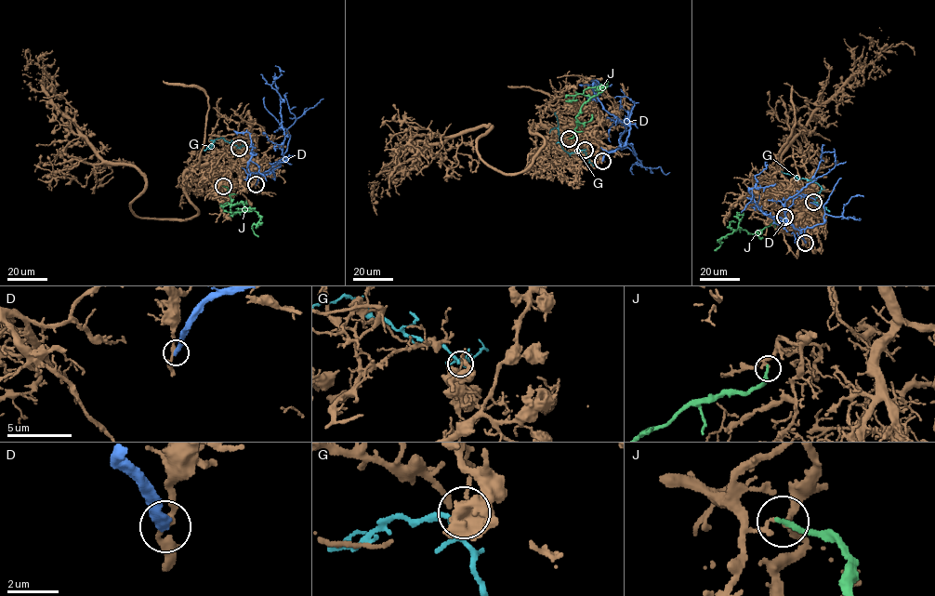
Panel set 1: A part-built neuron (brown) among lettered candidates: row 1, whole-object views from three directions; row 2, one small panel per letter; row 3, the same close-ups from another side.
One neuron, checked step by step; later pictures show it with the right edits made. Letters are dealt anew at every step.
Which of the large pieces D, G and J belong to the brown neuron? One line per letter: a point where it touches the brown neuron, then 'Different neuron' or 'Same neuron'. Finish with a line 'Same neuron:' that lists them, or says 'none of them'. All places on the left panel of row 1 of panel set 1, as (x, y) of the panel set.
D: Touches brown at (256, 184). Different neuron
G: Touches brown at (239, 148). Different neuron
J: Touches brown at (223, 186). Different neuron
Same neuron: none of them

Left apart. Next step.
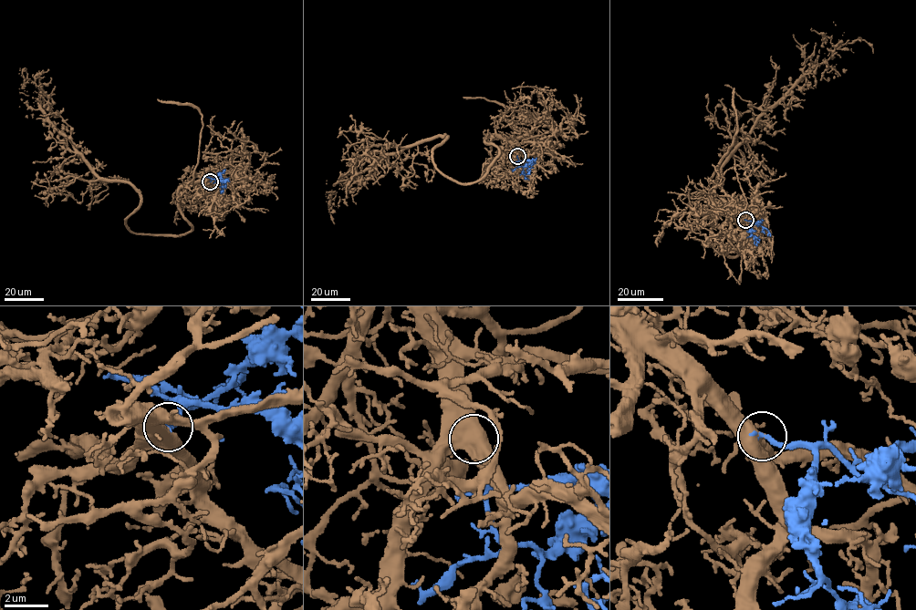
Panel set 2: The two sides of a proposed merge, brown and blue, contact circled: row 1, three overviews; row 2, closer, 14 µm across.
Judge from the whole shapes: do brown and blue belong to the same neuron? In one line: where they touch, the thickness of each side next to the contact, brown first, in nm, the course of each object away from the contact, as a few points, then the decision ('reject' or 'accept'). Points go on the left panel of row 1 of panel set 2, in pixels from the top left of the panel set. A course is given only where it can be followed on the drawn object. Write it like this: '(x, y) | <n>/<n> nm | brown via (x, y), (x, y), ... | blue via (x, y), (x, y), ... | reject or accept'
(210, 181) | 500/260 nm | brown via (210, 181), (179, 191), (192, 231), (130, 231), (140, 196), (94, 171), (26, 95), (27, 74) | blue via (210, 181), (220, 180), (224, 183), (223, 191), (220, 192) | accept

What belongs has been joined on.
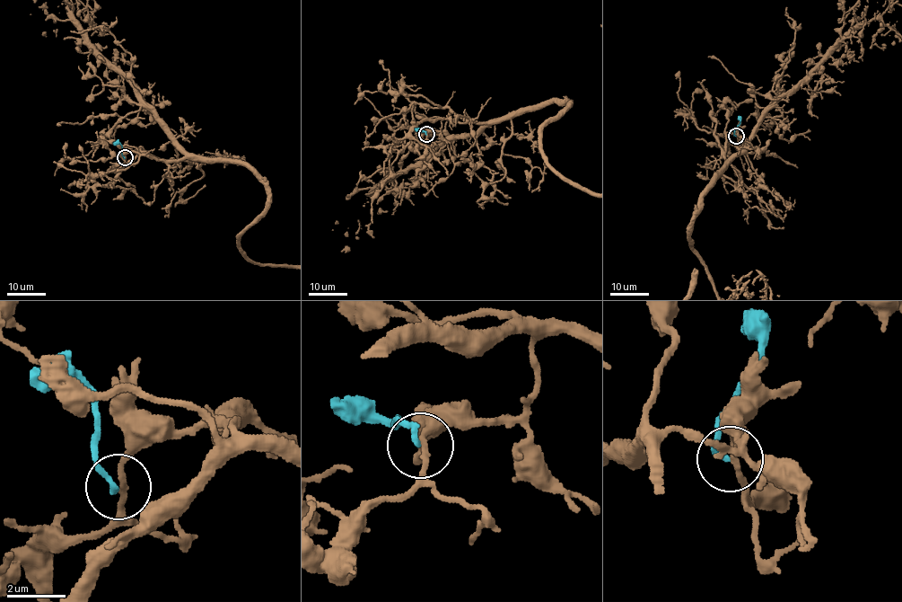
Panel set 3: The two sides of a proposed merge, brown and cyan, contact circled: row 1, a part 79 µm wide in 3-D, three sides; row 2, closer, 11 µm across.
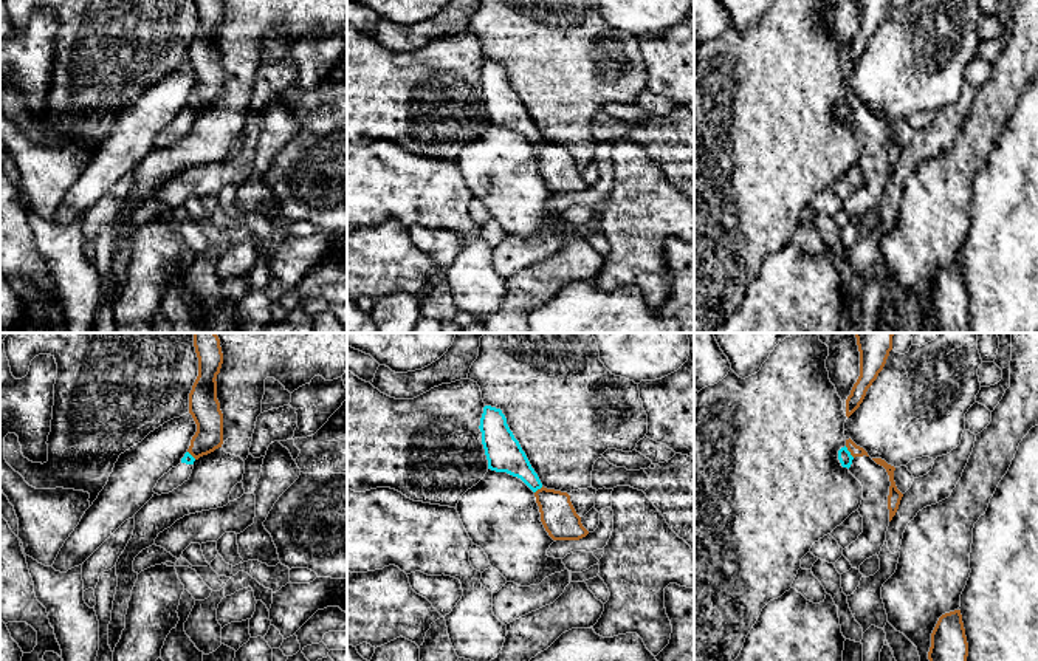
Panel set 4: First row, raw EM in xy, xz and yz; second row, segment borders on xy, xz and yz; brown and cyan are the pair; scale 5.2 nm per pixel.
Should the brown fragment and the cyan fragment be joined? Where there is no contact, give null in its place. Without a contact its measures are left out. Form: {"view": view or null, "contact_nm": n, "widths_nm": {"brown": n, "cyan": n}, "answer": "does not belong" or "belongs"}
{"view": "yz", "contact_nm": 80, "widths_nm": {"brown": 60, "cyan": 70}, "answer": "does not belong"}

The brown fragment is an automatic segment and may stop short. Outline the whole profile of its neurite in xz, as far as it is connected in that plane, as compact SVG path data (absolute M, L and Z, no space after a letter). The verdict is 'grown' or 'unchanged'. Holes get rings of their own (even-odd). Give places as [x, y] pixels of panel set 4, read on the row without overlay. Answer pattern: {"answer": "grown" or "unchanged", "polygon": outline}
{"answer": "unchanged", "polygon": "M541 141L534 146L541 175L553 194L579 194L589 187L567 146Z"}

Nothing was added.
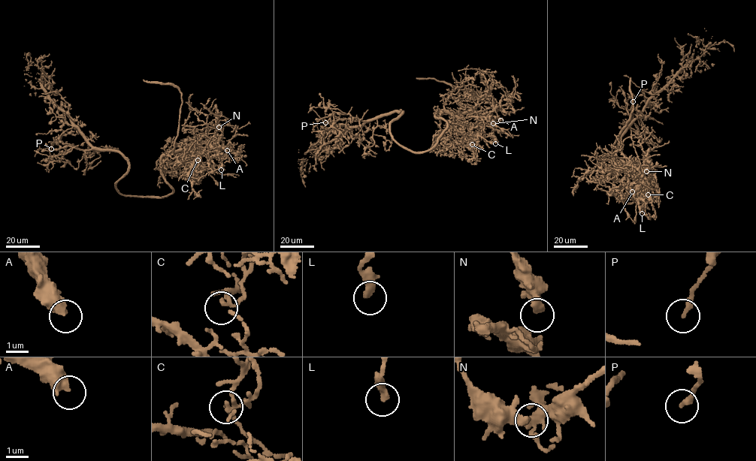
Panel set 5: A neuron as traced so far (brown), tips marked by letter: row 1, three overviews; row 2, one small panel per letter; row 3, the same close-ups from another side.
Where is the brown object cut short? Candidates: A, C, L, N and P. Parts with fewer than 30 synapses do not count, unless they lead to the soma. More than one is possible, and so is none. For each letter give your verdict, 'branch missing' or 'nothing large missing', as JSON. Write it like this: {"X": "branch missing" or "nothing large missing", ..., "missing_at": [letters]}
{"A": "branch missing", "C": "nothing large missing", "L": "branch missing", "N": "nothing large missing", "P": "nothing large missing", "missing_at": ["A", "L"]}

